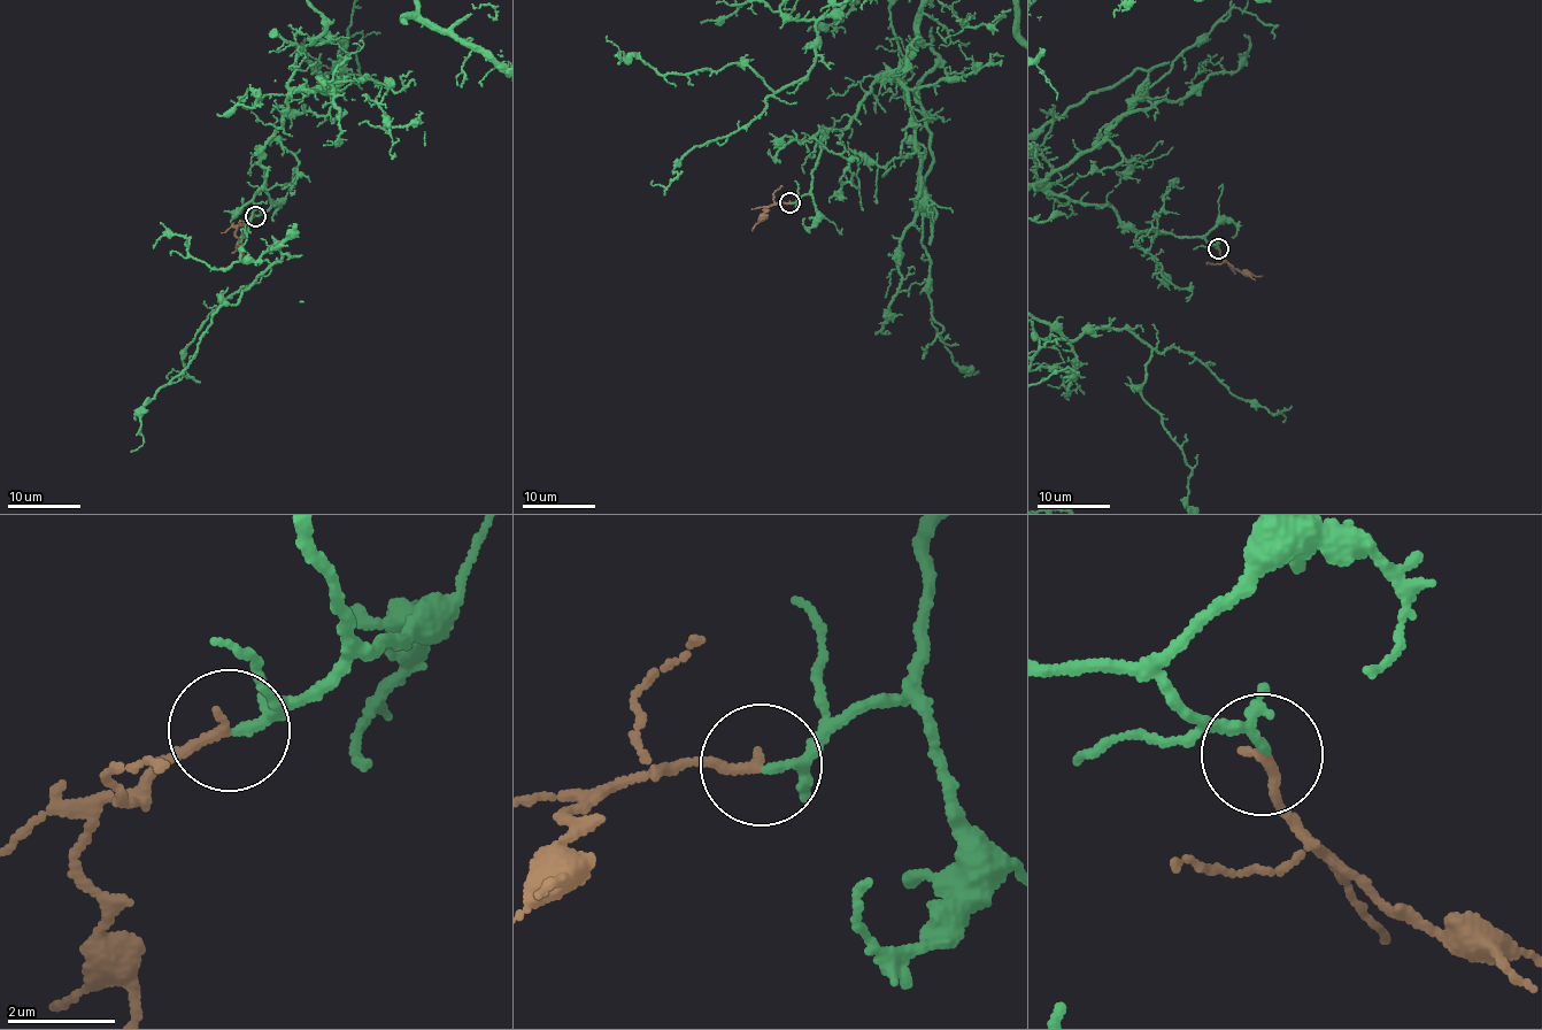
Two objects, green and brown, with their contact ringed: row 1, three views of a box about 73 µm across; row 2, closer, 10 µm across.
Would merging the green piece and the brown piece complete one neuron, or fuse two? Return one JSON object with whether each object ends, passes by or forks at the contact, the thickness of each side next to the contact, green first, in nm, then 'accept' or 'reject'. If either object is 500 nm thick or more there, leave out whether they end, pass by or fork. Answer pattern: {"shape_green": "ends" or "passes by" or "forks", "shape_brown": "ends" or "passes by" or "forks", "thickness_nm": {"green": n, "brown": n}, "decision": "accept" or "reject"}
{"shape_green": "passes by", "shape_brown": "ends", "thickness_nm": {"green": 130, "brown": 180}, "decision": "accept"}

